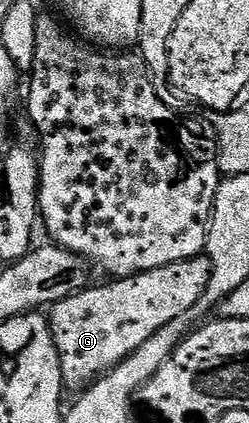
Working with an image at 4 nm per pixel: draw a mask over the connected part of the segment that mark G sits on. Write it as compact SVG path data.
M199 256L145 270L130 278L112 280L108 286L91 285L55 302L48 317L63 379L67 383L89 383L95 376L114 369L140 348L140 344L156 336L160 328L189 314L200 296L204 296L211 280L212 260L209 256Z

